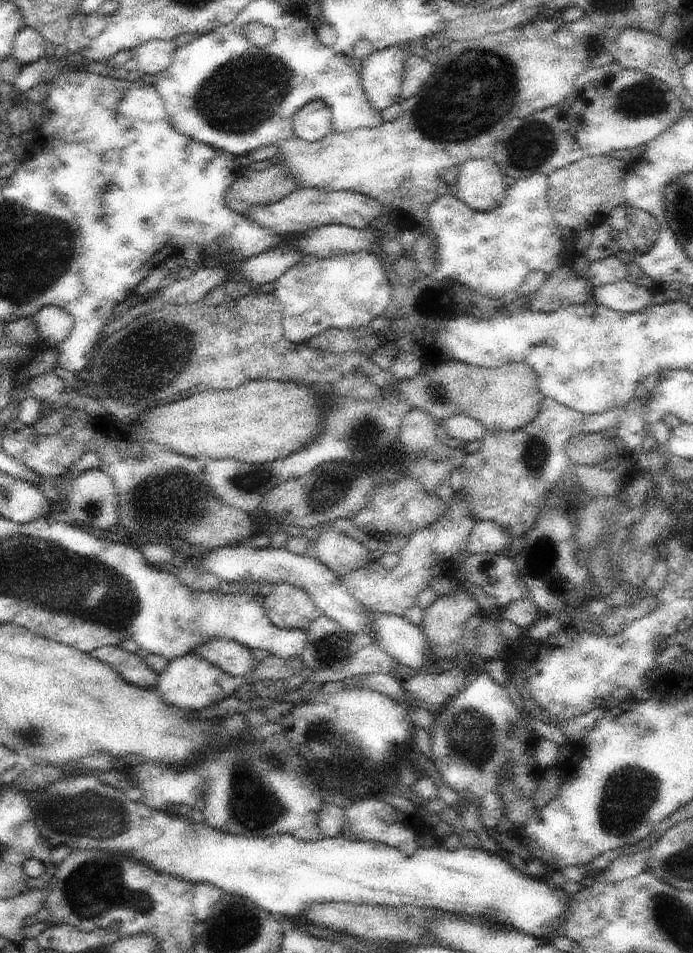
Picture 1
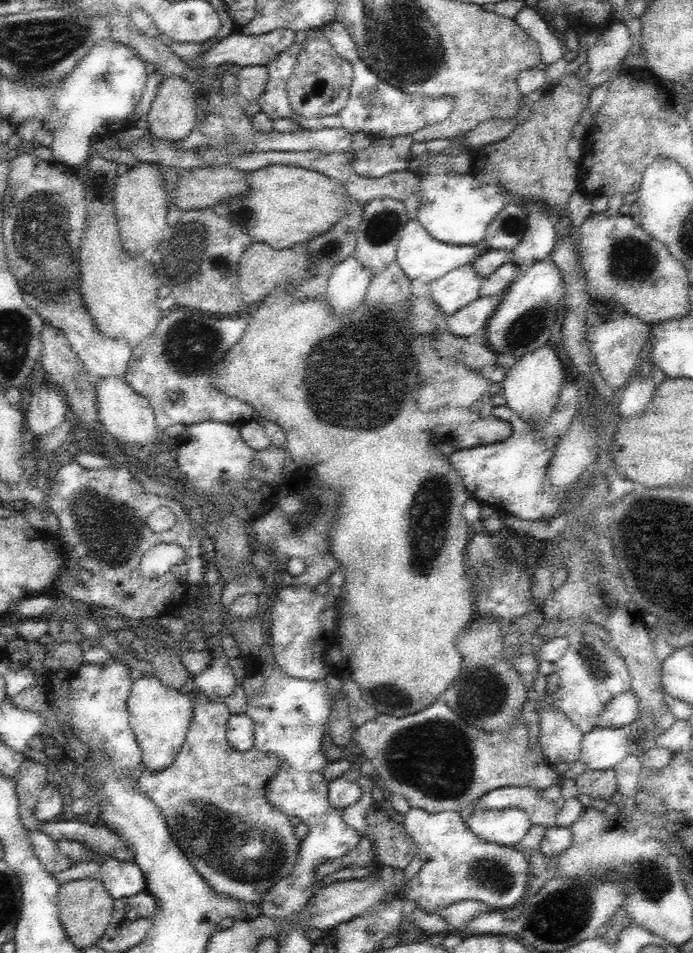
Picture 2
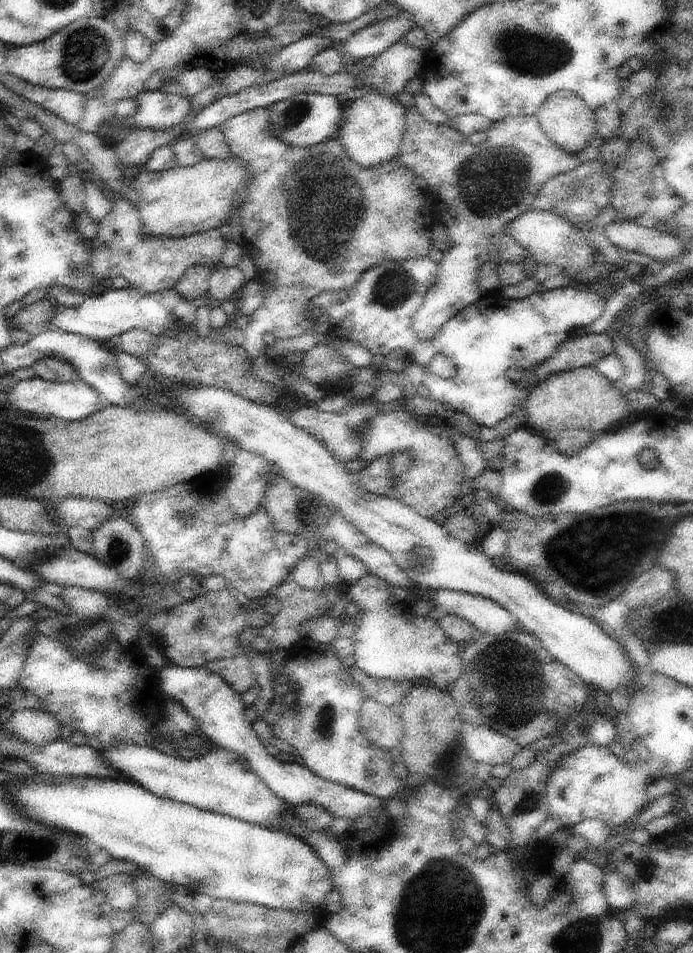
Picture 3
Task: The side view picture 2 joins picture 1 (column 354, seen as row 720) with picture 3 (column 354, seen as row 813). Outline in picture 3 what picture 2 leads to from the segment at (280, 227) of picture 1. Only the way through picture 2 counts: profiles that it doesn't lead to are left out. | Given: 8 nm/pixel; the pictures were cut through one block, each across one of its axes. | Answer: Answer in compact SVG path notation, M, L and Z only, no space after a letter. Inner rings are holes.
M256 107L252 110L243 112L242 114L233 116L228 120L225 120L221 125L222 132L228 142L228 146L231 148L231 152L234 158L238 158L240 162L244 162L248 174L250 174L250 184L248 184L248 192L246 192L246 200L242 205L242 236L245 241L245 254L252 258L252 262L255 264L255 277L262 283L262 292L264 292L264 300L262 300L262 306L256 309L252 314L249 325L243 329L243 335L245 339L241 347L248 353L251 360L262 356L266 353L268 346L264 342L264 334L274 334L276 339L288 340L288 338L294 338L302 336L304 332L312 331L313 326L316 324L318 312L314 306L310 305L310 302L314 297L319 296L326 290L334 290L338 292L340 289L352 290L358 280L364 276L366 270L374 268L374 266L380 266L384 260L401 261L420 258L420 256L430 256L430 252L435 249L432 242L432 208L428 206L426 198L422 196L420 188L414 184L416 182L416 174L412 170L408 170L398 157L394 160L390 160L386 164L380 164L380 166L360 166L356 164L346 152L344 147L340 144L340 140L335 136L322 141L320 145L309 146L308 148L298 148L290 146L282 140L276 132L273 130L272 122L270 122L270 110L268 107Z

